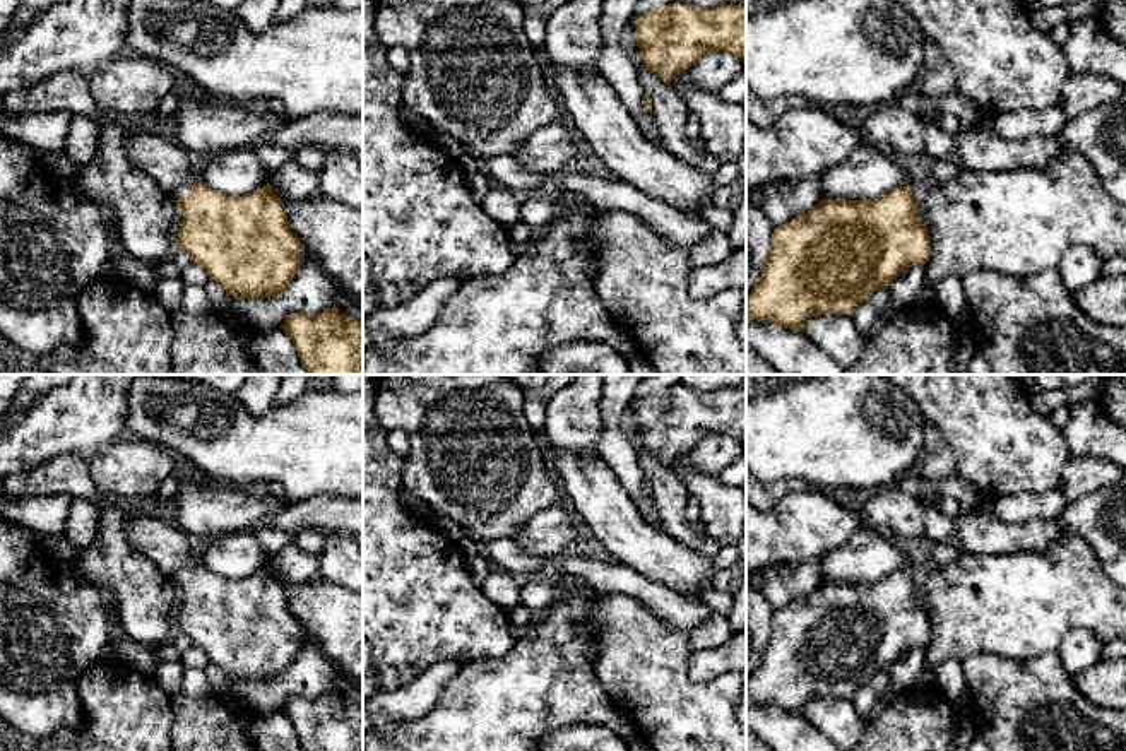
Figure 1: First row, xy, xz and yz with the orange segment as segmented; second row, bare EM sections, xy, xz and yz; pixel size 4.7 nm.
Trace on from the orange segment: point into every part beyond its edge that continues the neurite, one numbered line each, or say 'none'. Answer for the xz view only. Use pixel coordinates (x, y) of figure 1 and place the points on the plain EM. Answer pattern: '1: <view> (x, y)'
none

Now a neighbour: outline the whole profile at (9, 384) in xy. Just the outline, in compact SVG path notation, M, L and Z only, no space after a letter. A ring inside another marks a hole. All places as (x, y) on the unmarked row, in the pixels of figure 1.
M0 375L0 416L7 412L26 375Z

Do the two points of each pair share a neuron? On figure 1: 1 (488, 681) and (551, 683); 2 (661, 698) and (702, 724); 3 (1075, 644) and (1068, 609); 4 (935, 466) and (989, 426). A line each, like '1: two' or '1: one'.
1: one
2: one
3: two
4: two

